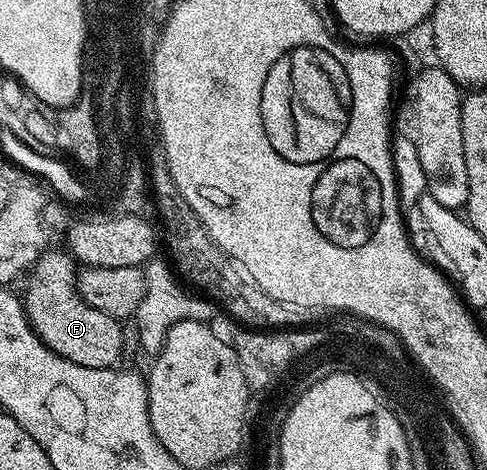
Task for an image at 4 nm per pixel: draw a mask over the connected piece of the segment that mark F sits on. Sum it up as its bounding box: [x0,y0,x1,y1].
[23,250,124,369]

